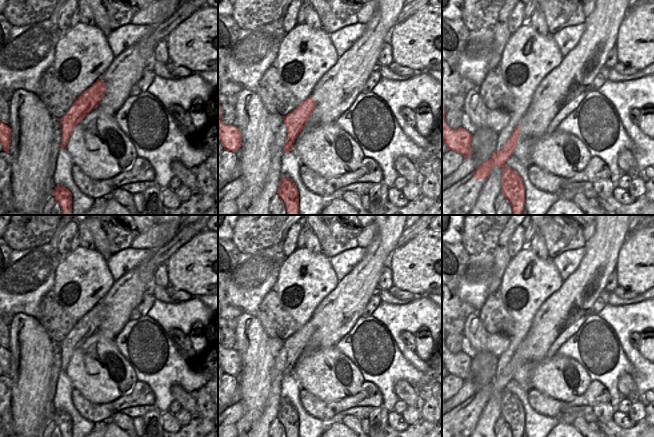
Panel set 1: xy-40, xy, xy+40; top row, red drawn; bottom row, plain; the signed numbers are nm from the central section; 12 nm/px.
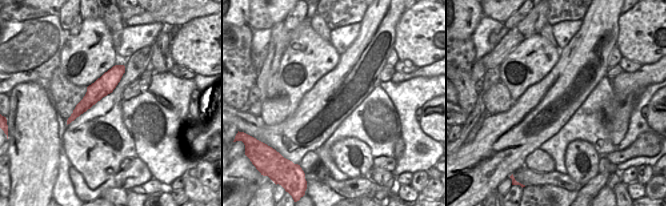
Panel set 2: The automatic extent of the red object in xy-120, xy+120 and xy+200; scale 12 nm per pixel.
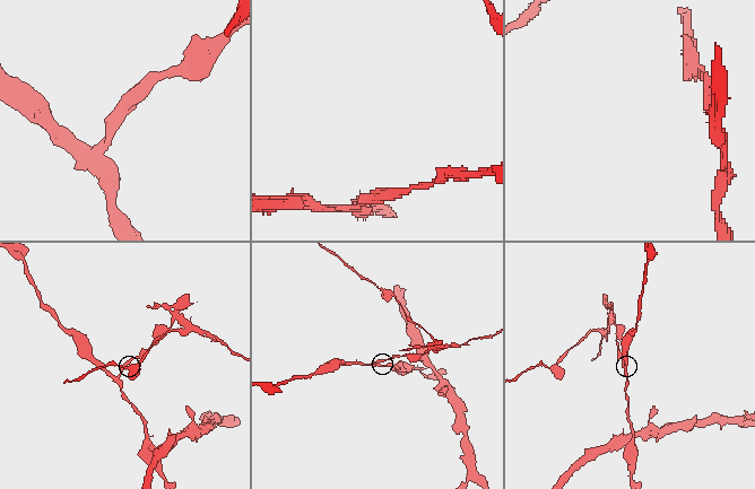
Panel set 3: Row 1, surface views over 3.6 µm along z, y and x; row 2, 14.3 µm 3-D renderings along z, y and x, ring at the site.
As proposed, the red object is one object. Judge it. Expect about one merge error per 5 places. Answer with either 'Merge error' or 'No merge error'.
Merge error

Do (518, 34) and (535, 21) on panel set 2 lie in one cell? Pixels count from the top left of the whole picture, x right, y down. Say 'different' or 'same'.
same

